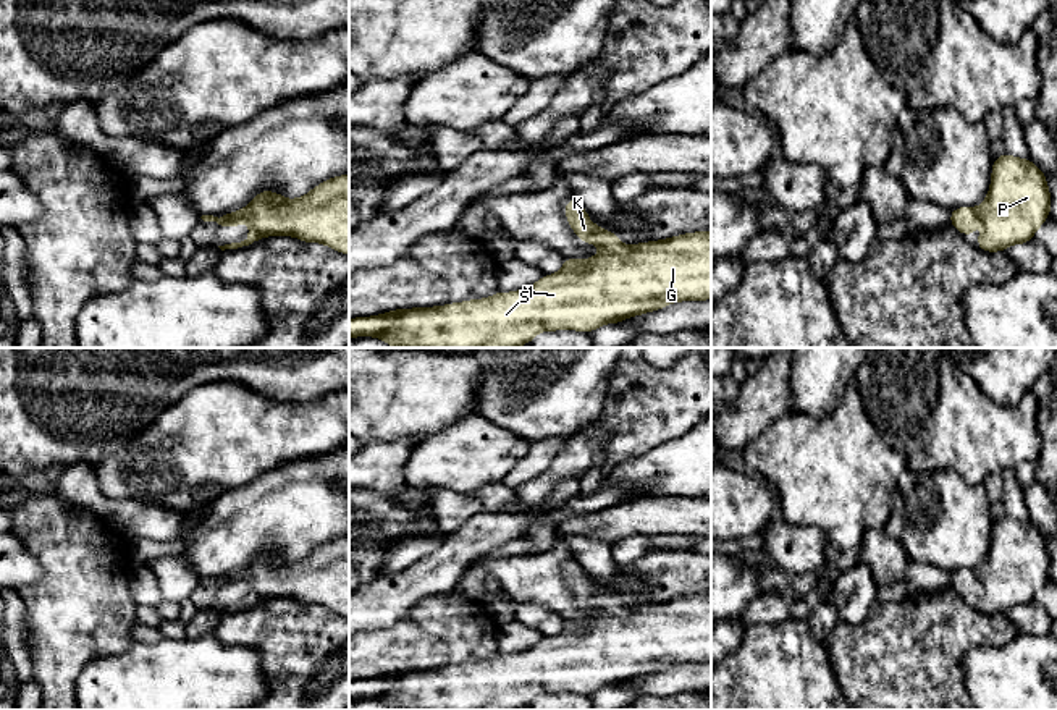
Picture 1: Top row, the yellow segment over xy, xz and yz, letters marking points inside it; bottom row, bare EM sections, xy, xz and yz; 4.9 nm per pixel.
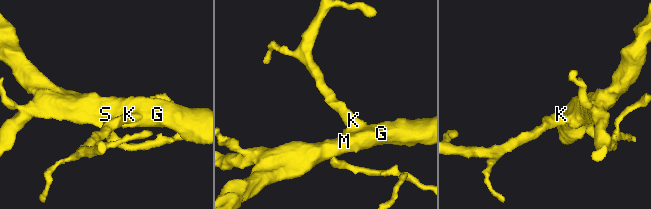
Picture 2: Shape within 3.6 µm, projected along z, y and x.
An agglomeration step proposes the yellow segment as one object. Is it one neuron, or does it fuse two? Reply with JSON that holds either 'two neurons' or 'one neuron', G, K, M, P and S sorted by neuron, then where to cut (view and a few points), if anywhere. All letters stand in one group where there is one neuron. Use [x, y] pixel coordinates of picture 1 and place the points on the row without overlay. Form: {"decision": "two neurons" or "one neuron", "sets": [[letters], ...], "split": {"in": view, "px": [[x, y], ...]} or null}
{"decision": "one neuron", "sets": [["G", "K", "M", "P", "S"]], "split": null}

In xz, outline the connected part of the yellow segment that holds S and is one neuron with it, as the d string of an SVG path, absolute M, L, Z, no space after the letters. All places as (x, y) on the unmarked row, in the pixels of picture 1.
M577 561L566 564L564 577L580 603L603 613L585 623L564 619L558 636L543 637L525 652L349 681L349 700L375 699L393 710L519 710L532 705L540 694L592 695L606 686L619 686L672 665L711 661L711 594L624 606L616 595L592 585Z

